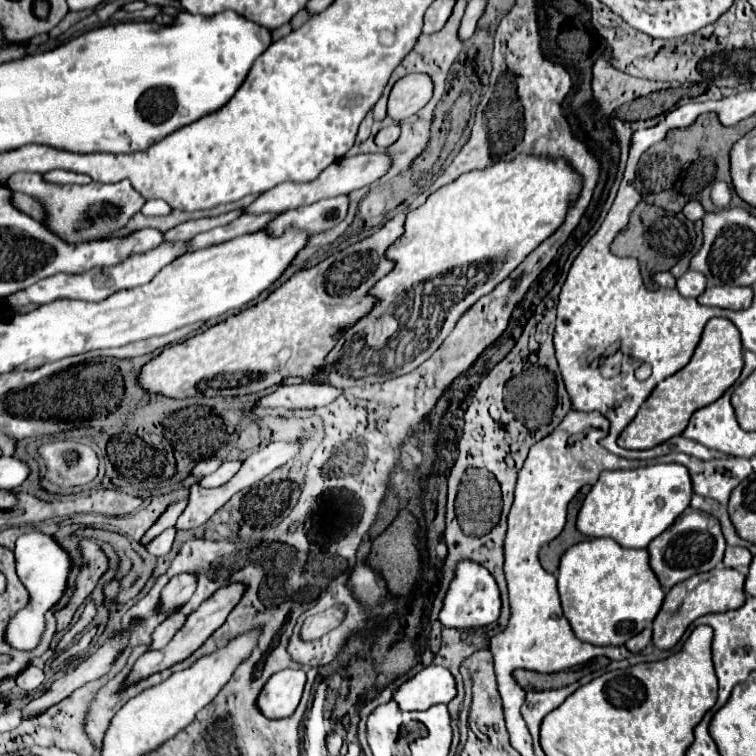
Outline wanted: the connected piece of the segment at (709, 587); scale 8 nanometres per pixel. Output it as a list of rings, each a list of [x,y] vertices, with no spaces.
[[[719,566],[707,574],[699,574],[699,576],[691,576],[689,580],[685,580],[683,584],[677,584],[675,588],[671,588],[671,592],[667,592],[665,602],[659,610],[659,616],[653,622],[653,644],[661,650],[673,648],[681,636],[685,634],[685,630],[689,628],[689,624],[705,614],[711,612],[727,612],[727,610],[735,610],[739,606],[745,604],[747,596],[745,596],[745,574],[733,568],[725,568]]]

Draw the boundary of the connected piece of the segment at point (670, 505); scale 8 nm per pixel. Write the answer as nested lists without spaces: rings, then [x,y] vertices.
[[[653,464],[635,470],[603,472],[583,500],[577,528],[585,536],[615,538],[625,548],[647,548],[653,538],[663,534],[689,508],[691,496],[691,476],[683,464]]]

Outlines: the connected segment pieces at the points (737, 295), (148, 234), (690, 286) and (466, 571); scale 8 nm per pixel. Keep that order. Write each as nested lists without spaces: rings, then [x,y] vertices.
[[[713,286],[713,288],[707,288],[697,300],[705,306],[743,310],[743,308],[751,306],[753,290],[751,288],[735,288],[735,286]]]
[[[143,228],[143,250],[159,246],[163,242],[163,232],[153,228]]]
[[[685,272],[679,280],[677,280],[677,290],[683,294],[683,296],[689,296],[689,298],[697,298],[703,290],[705,290],[705,276],[699,274],[699,272]]]
[[[465,560],[459,562],[455,580],[449,586],[449,592],[443,602],[439,620],[445,628],[483,628],[497,622],[501,616],[501,594],[495,578],[479,564]]]

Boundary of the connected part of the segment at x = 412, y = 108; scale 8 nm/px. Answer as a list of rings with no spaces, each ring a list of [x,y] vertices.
[[[409,74],[401,78],[389,96],[387,114],[395,120],[405,120],[417,114],[433,96],[433,80],[427,74]]]

